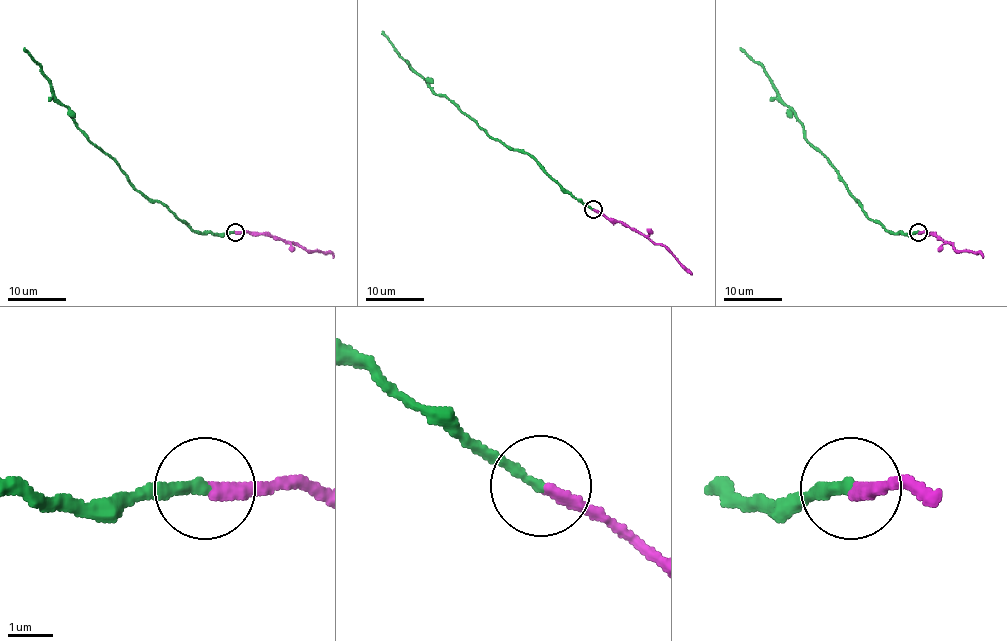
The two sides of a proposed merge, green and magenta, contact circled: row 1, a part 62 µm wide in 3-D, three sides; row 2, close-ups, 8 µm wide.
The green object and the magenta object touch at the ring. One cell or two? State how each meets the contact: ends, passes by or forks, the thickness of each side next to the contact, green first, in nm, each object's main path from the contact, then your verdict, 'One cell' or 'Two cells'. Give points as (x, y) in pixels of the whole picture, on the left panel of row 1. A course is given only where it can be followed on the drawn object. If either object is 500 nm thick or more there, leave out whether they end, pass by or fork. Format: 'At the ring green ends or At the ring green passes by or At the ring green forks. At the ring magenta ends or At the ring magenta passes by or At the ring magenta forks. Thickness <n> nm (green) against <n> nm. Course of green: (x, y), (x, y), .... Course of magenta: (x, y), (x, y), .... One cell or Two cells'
At the ring green ends. At the ring magenta ends. Thickness 240 nm (green) against 280 nm. Course of green: (234, 232), (196, 233), (162, 204), (139, 192), (120, 166), (77, 126), (24, 47). Course of magenta: (234, 232), (267, 233), (308, 251), (330, 252), (333, 258). One cell

